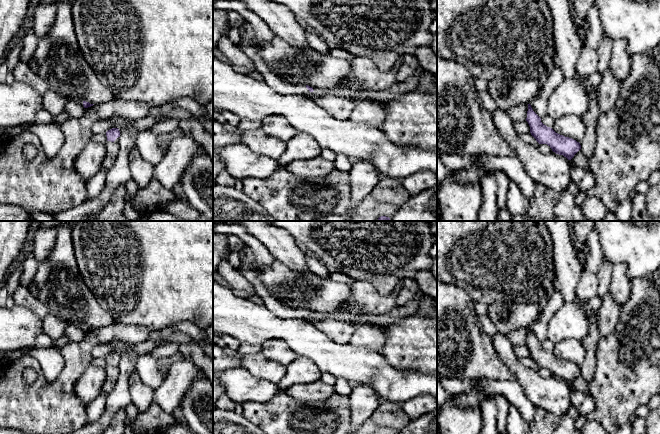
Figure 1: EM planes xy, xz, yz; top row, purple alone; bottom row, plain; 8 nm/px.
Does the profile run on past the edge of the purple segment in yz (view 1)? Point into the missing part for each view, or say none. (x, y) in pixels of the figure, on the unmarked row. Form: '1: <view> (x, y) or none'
1: none

